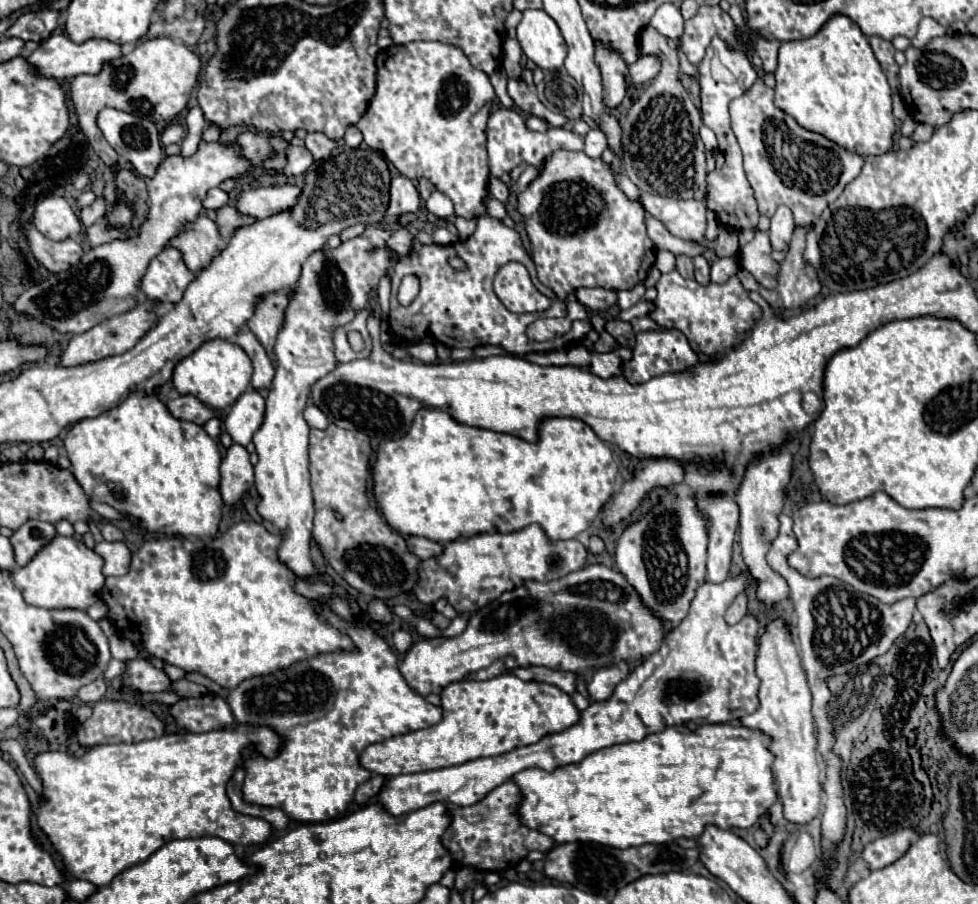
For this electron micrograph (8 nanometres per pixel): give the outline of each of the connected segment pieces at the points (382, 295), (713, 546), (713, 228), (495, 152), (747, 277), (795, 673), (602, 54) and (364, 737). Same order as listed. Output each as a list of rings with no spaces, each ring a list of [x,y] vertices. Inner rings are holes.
[[[385,274],[383,280],[379,280],[379,306],[381,306],[381,312],[387,316],[389,312],[389,294],[391,294],[391,282],[389,282],[389,276]]]
[[[711,496],[697,498],[697,508],[711,518],[709,528],[709,558],[707,558],[707,578],[719,584],[729,578],[733,538],[739,526],[739,506],[731,496]]]
[[[707,210],[707,232],[705,232],[705,238],[709,242],[713,242],[717,238],[717,234],[719,234],[719,228],[721,228],[721,224],[719,224],[717,216],[711,210]]]
[[[499,108],[497,112],[493,112],[487,120],[487,128],[485,128],[485,136],[487,136],[487,152],[489,152],[489,168],[491,168],[491,176],[499,178],[501,182],[505,182],[507,188],[511,188],[511,170],[515,166],[519,166],[521,162],[527,164],[543,164],[547,160],[547,156],[551,156],[555,150],[583,150],[583,138],[577,136],[575,132],[571,132],[569,128],[553,128],[549,126],[547,132],[533,132],[525,126],[525,118],[519,110],[513,108]]]
[[[795,228],[795,234],[793,234],[793,240],[791,240],[789,252],[787,252],[787,256],[785,256],[785,260],[781,262],[781,268],[779,268],[777,286],[775,286],[773,290],[767,290],[767,288],[763,288],[763,286],[759,286],[759,284],[755,282],[755,278],[753,278],[745,268],[739,268],[739,270],[737,270],[737,278],[741,280],[743,288],[745,288],[747,292],[751,292],[751,290],[759,292],[759,294],[771,304],[773,310],[797,310],[797,308],[801,308],[803,304],[807,304],[809,300],[813,300],[815,296],[821,294],[821,284],[819,284],[819,278],[817,278],[815,270],[813,270],[809,264],[805,264],[805,260],[803,260],[805,234],[807,234],[807,232],[809,232],[809,228]]]
[[[783,618],[771,620],[765,632],[759,636],[755,672],[761,678],[759,710],[739,718],[739,722],[741,726],[755,728],[771,736],[769,750],[775,754],[773,776],[779,800],[783,802],[783,816],[793,824],[807,824],[821,812],[821,764],[817,760],[817,740],[807,676],[801,666],[793,630]]]
[[[595,42],[595,60],[601,68],[601,78],[603,78],[603,96],[605,104],[609,108],[619,106],[619,102],[627,96],[627,64],[621,60],[621,56],[615,50],[605,48],[603,44]]]
[[[323,610],[323,614],[333,626],[353,638],[357,652],[319,654],[311,660],[297,662],[287,670],[279,670],[261,678],[249,678],[231,690],[227,698],[237,722],[265,724],[283,736],[283,748],[275,758],[263,758],[251,746],[245,750],[247,774],[243,784],[243,798],[257,806],[281,808],[297,822],[327,822],[345,812],[345,808],[353,802],[355,788],[363,784],[363,780],[371,778],[371,772],[365,770],[359,762],[359,756],[367,746],[399,734],[429,728],[441,720],[441,708],[429,704],[423,696],[415,694],[405,684],[397,668],[399,660],[385,640],[381,640],[371,628],[345,624],[329,610]]]

